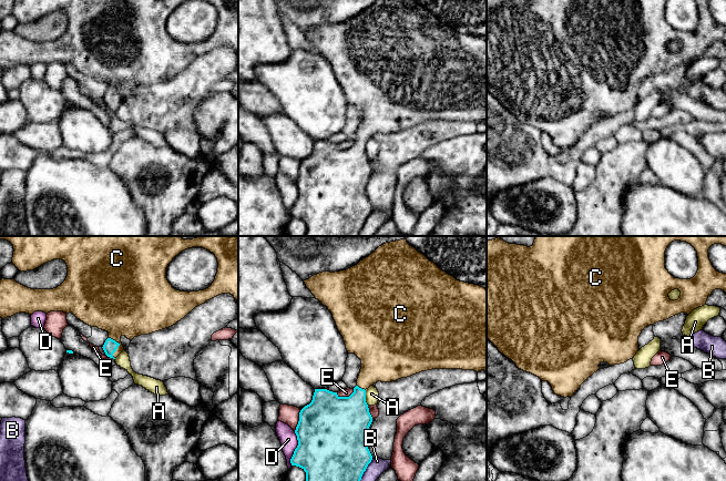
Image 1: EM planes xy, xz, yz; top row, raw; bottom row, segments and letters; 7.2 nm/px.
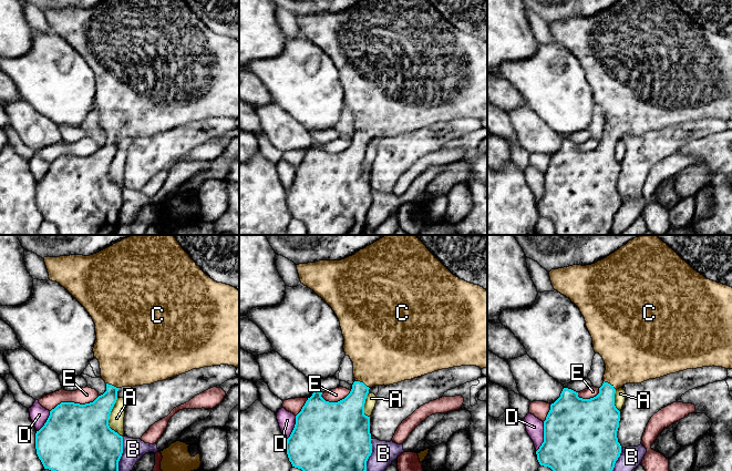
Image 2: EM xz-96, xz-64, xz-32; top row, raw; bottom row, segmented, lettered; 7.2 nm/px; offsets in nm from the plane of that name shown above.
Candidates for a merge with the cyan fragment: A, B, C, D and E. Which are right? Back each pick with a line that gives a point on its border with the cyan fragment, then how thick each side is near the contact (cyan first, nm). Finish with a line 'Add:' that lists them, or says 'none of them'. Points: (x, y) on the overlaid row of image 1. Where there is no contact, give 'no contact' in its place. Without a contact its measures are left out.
C: xy (119, 345) | 100/360 nm
Add: C

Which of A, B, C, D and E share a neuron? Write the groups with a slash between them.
A / B / C / D / E

